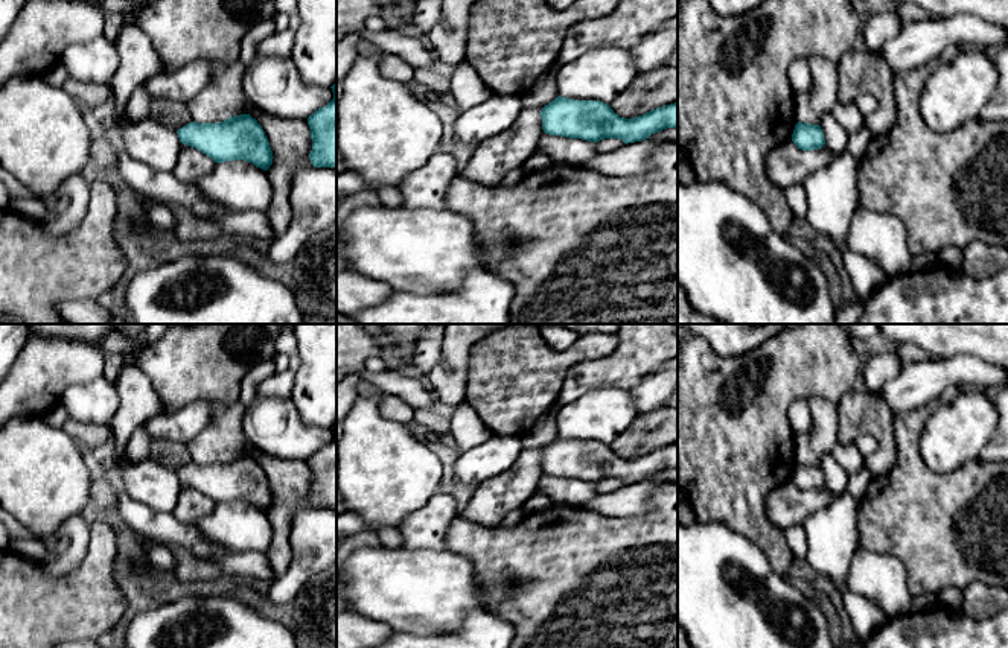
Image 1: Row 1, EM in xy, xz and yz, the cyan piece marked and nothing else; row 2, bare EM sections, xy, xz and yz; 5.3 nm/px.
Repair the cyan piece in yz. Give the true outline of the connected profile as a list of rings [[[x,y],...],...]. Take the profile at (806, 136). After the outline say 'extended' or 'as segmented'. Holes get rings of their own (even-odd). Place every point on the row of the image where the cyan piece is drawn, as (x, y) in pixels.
[[[798,122],[795,125],[792,141],[801,151],[821,149],[825,145],[824,132],[819,125]]]; as segmented

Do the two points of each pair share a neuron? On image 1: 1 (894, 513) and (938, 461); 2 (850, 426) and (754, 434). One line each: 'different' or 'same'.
1: different
2: different

